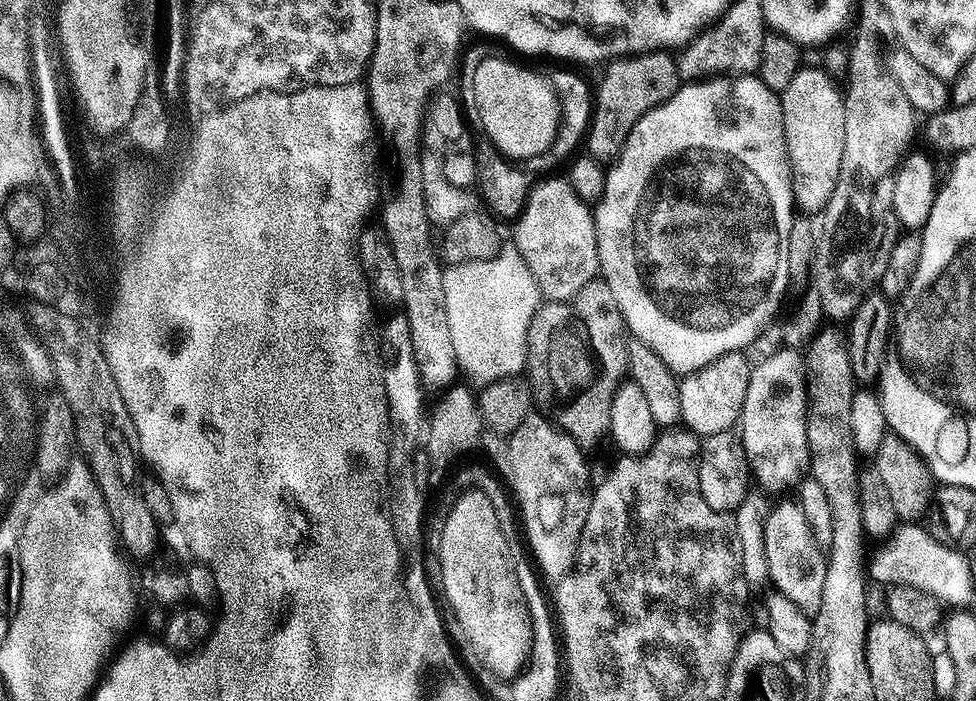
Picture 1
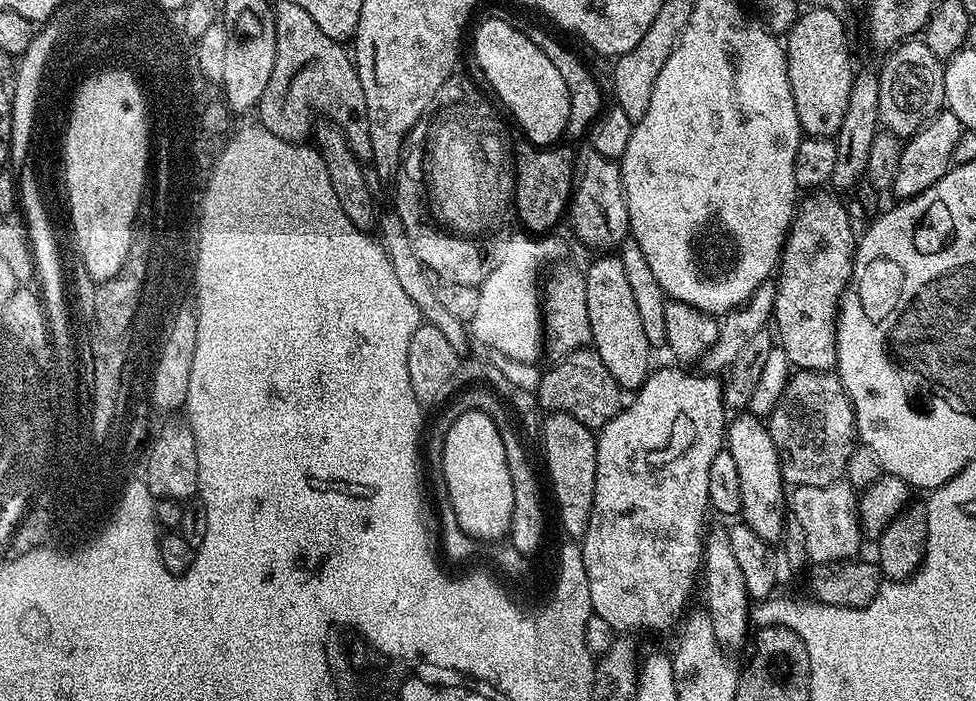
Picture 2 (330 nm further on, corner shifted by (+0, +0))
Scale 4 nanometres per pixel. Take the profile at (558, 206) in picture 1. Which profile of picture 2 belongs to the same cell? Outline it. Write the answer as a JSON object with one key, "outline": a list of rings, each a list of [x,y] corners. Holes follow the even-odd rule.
{"outline":[[[584,146],[574,156],[574,191],[566,212],[567,223],[572,223],[576,236],[588,248],[616,250],[629,235],[628,211],[624,197],[624,183],[620,165],[616,160],[598,154],[592,147]]]}

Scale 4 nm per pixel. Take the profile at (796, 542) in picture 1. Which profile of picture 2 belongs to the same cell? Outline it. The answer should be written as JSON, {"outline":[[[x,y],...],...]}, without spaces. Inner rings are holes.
{"outline":[[[751,414],[733,415],[726,428],[726,450],[734,454],[734,462],[738,466],[738,483],[742,485],[740,516],[743,523],[748,524],[758,538],[775,545],[784,534],[786,485],[778,450],[774,446],[774,438],[770,438],[767,423]]]}

